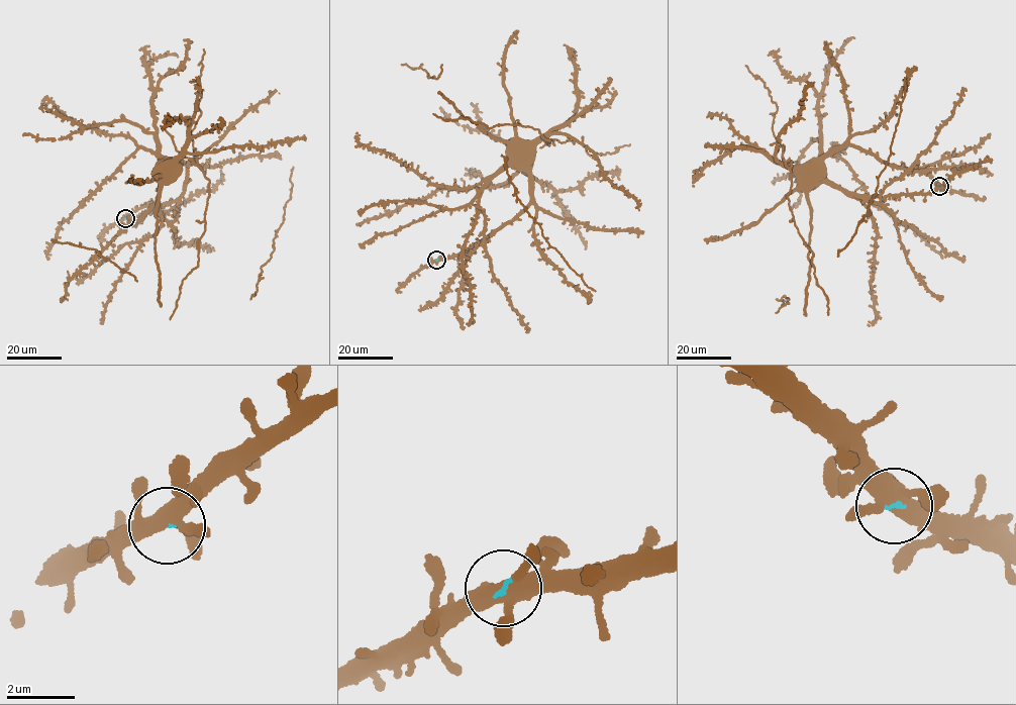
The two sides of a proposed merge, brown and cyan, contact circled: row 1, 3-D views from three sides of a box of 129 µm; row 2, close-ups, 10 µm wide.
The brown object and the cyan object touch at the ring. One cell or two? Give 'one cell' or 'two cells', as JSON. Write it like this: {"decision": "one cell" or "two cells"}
{"decision": "one cell"}

